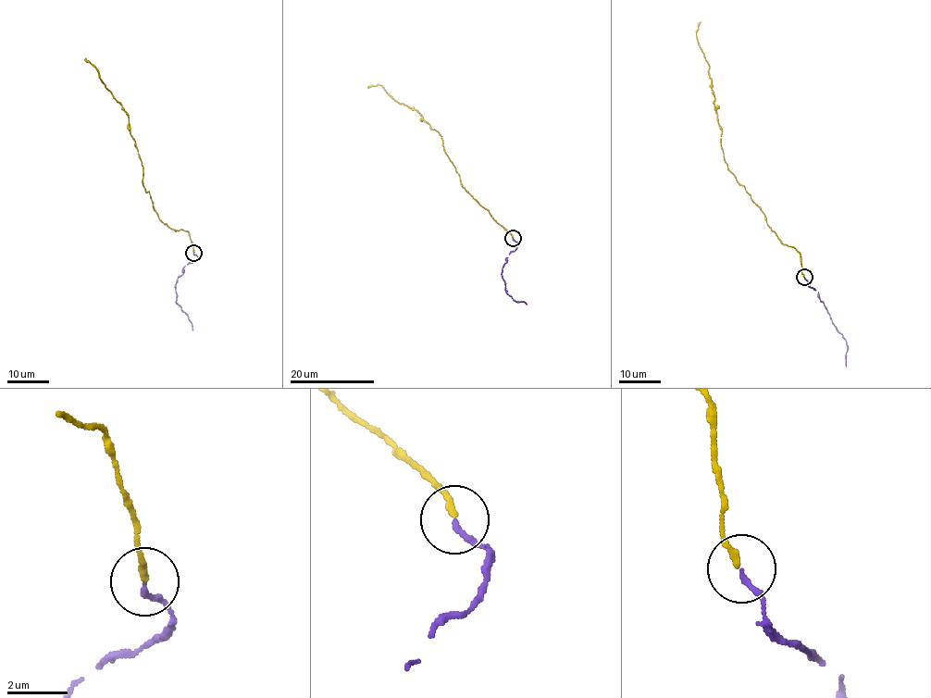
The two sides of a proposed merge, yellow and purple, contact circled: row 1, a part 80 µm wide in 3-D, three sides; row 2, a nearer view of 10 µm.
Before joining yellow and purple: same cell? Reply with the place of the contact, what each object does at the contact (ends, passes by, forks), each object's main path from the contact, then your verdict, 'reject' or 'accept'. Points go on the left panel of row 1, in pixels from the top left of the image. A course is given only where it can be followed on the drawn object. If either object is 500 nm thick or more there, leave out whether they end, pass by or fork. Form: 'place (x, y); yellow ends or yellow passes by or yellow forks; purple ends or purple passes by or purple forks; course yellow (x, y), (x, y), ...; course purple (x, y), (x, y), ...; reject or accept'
place (193, 253); yellow ends; purple ends; course yellow (194, 253), (189, 233), (163, 222), (154, 207), (143, 186), (128, 114), (85, 57); course purple (193, 252), (197, 259), (185, 265), (175, 289), (176, 304), (187, 316), (192, 330); accept

